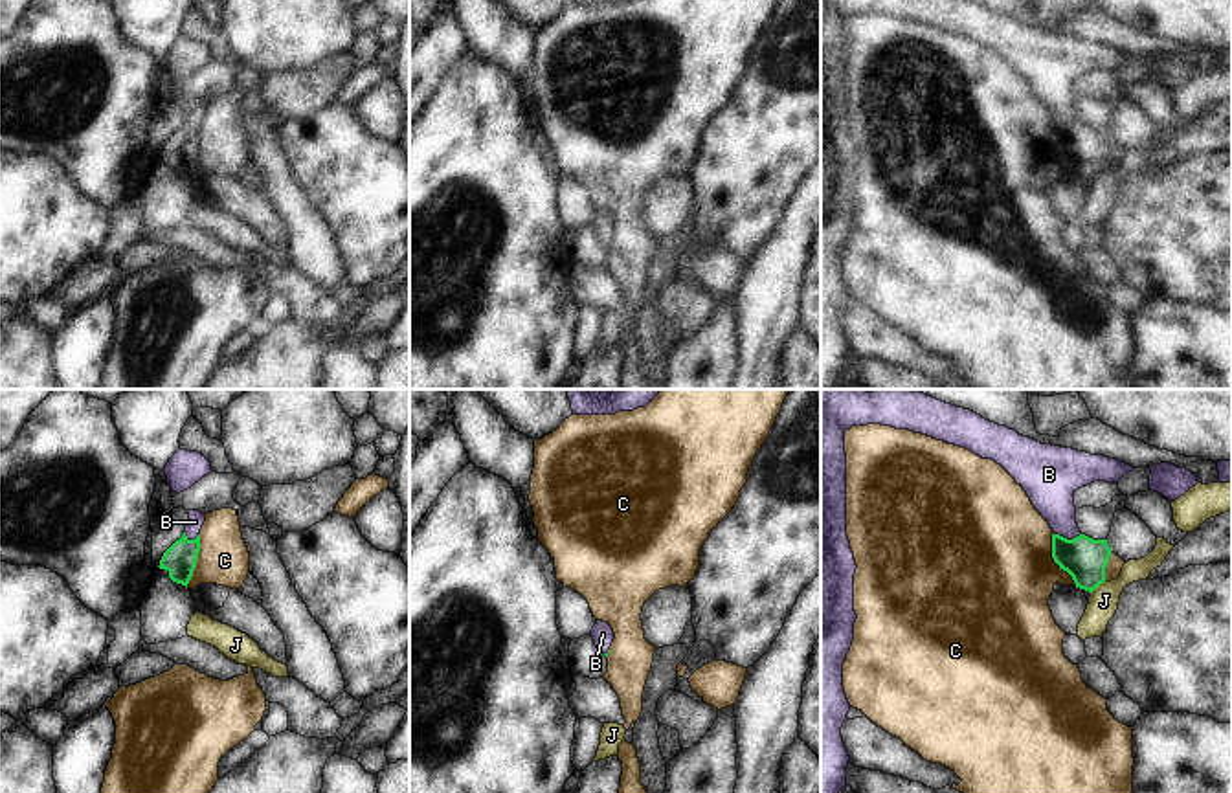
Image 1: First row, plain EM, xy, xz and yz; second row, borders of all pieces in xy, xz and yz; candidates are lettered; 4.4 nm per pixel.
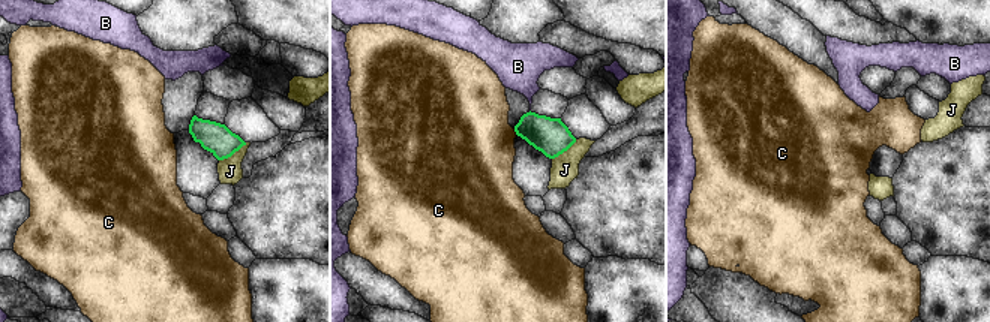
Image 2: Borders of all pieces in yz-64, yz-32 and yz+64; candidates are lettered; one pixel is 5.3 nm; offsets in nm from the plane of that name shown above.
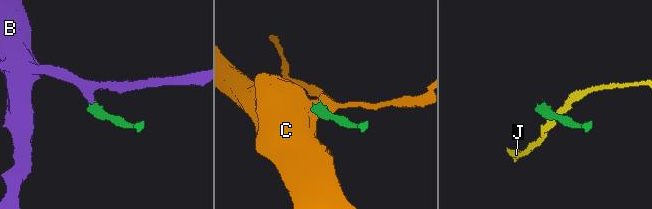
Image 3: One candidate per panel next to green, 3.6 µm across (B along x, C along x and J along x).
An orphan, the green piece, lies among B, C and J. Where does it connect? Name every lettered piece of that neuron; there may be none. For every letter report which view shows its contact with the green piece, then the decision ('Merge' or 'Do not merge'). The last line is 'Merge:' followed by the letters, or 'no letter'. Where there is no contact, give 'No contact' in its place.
B: Touches green in yz. Merge
C: Touches green in yz. Do not merge
J: Touches green in yz. Do not merge
Merge: B

